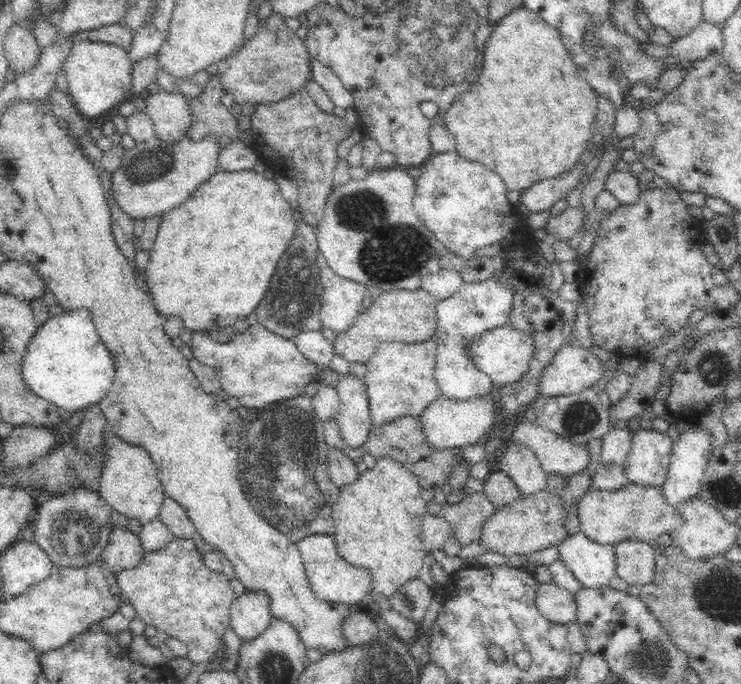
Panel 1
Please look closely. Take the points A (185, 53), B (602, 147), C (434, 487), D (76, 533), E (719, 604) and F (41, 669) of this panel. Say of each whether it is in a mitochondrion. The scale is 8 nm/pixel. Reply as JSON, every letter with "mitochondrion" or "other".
{"A":"other","B":"other","C":"other","D":"mitochondrion","E":"mitochondrion","F":"other"}

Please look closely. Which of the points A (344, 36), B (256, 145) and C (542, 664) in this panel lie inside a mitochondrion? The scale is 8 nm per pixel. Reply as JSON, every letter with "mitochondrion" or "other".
{"A":"other","B":"other","C":"other"}

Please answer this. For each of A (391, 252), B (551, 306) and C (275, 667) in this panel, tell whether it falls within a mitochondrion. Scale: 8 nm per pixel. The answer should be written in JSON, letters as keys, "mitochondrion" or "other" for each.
{"A":"mitochondrion","B":"other","C":"mitochondrion"}

